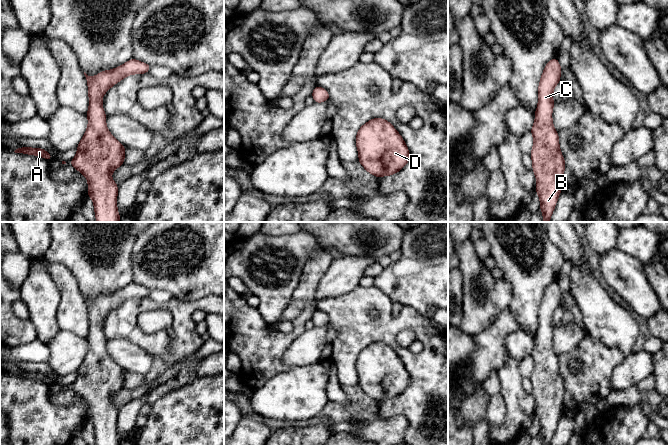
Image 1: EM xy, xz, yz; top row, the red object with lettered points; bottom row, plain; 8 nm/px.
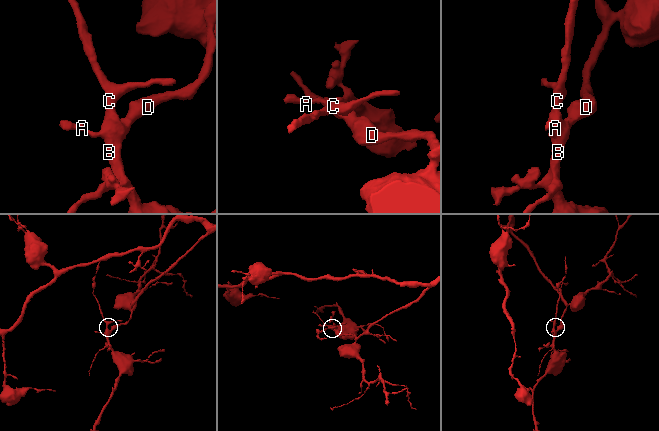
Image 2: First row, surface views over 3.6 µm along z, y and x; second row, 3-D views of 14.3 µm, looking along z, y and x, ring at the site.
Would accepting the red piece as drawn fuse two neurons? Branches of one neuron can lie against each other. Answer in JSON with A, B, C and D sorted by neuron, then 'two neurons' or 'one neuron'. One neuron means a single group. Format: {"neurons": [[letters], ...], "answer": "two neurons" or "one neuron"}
{"neurons": [["A", "B", "C", "D"]], "answer": "one neuron"}

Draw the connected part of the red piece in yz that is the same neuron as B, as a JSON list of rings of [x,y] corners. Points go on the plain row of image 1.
[[[557,281],[544,291],[538,310],[538,329],[535,346],[530,356],[534,367],[530,380],[532,395],[536,400],[535,414],[540,422],[543,446],[549,446],[562,414],[565,394],[564,381],[560,375],[558,356],[553,350],[553,314],[560,306],[561,290]]]

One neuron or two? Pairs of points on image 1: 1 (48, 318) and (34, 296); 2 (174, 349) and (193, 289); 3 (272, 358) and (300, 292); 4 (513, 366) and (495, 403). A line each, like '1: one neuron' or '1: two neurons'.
1: one neuron
2: two neurons
3: one neuron
4: two neurons

